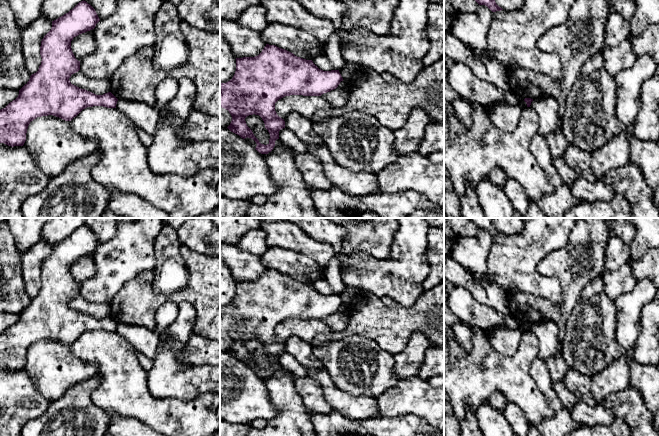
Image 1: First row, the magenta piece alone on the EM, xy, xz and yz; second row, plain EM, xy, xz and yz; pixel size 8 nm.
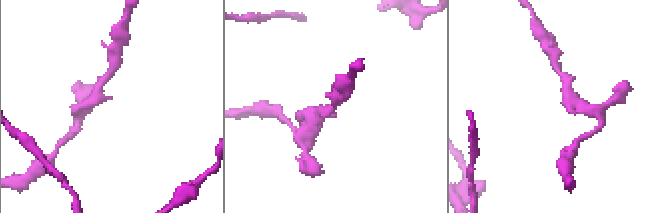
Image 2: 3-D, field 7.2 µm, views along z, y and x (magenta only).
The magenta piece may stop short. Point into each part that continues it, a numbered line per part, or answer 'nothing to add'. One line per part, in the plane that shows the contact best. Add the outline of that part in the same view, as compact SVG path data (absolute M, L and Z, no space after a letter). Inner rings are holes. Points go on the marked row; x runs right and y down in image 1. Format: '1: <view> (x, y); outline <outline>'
nothing to add

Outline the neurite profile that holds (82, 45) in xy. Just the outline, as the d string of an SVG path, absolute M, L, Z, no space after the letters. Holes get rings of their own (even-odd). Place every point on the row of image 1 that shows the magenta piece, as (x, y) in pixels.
M94 29L79 34L71 41L72 52L78 61L95 51L96 44L93 31Z

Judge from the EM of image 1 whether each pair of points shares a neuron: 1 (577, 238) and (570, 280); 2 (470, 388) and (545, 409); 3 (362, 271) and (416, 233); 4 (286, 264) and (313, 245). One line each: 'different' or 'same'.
1: same
2: same
3: same
4: different

